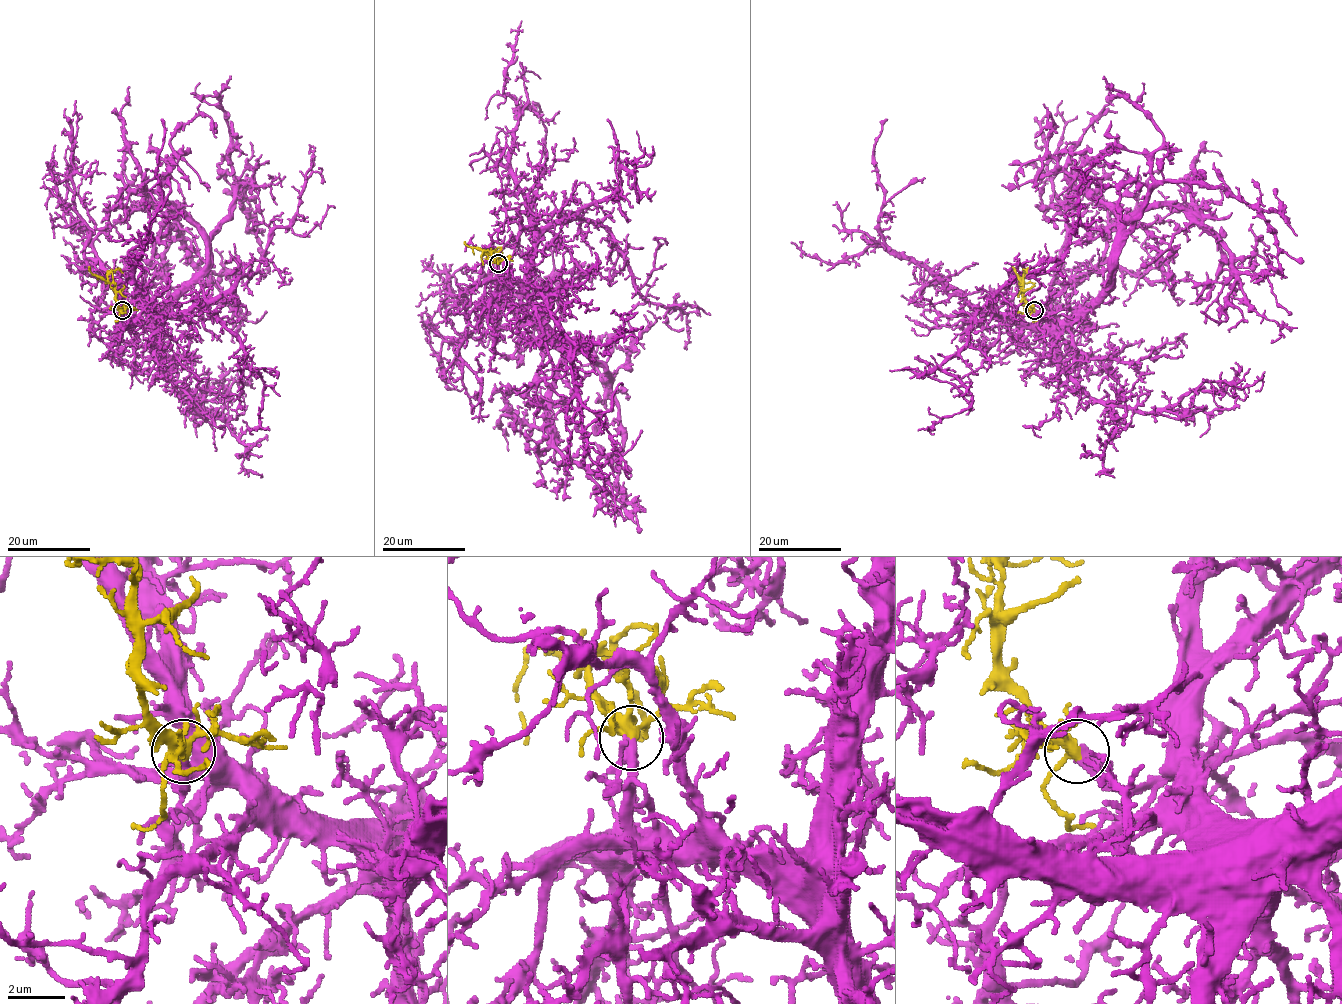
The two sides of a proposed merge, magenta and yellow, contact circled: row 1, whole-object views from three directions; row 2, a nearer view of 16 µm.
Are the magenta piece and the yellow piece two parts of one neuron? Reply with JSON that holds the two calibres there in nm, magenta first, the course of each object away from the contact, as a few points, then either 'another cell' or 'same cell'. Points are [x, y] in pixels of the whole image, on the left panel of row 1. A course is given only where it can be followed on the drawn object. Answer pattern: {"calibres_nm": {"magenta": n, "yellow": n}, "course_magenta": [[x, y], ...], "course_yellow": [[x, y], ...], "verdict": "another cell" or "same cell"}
{"calibres_nm": {"magenta": 360, "yellow": 320}, "course_magenta": [[122, 310], [122, 315], [151, 319], [206, 264], [204, 237], [177, 205], [177, 236], [240, 321], [234, 342]], "course_yellow": [[122, 310], [115, 299], [115, 284], [93, 274], [89, 267]], "verdict": "same cell"}

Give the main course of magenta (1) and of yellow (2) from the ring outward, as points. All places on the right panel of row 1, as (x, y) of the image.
1: (1034, 310), (1081, 312), (1105, 289), (1125, 225), (1183, 206), (1229, 255), (1244, 299), (1280, 326), (1271, 342)
2: (1034, 310), (1024, 299), (1023, 284), (1011, 267)

